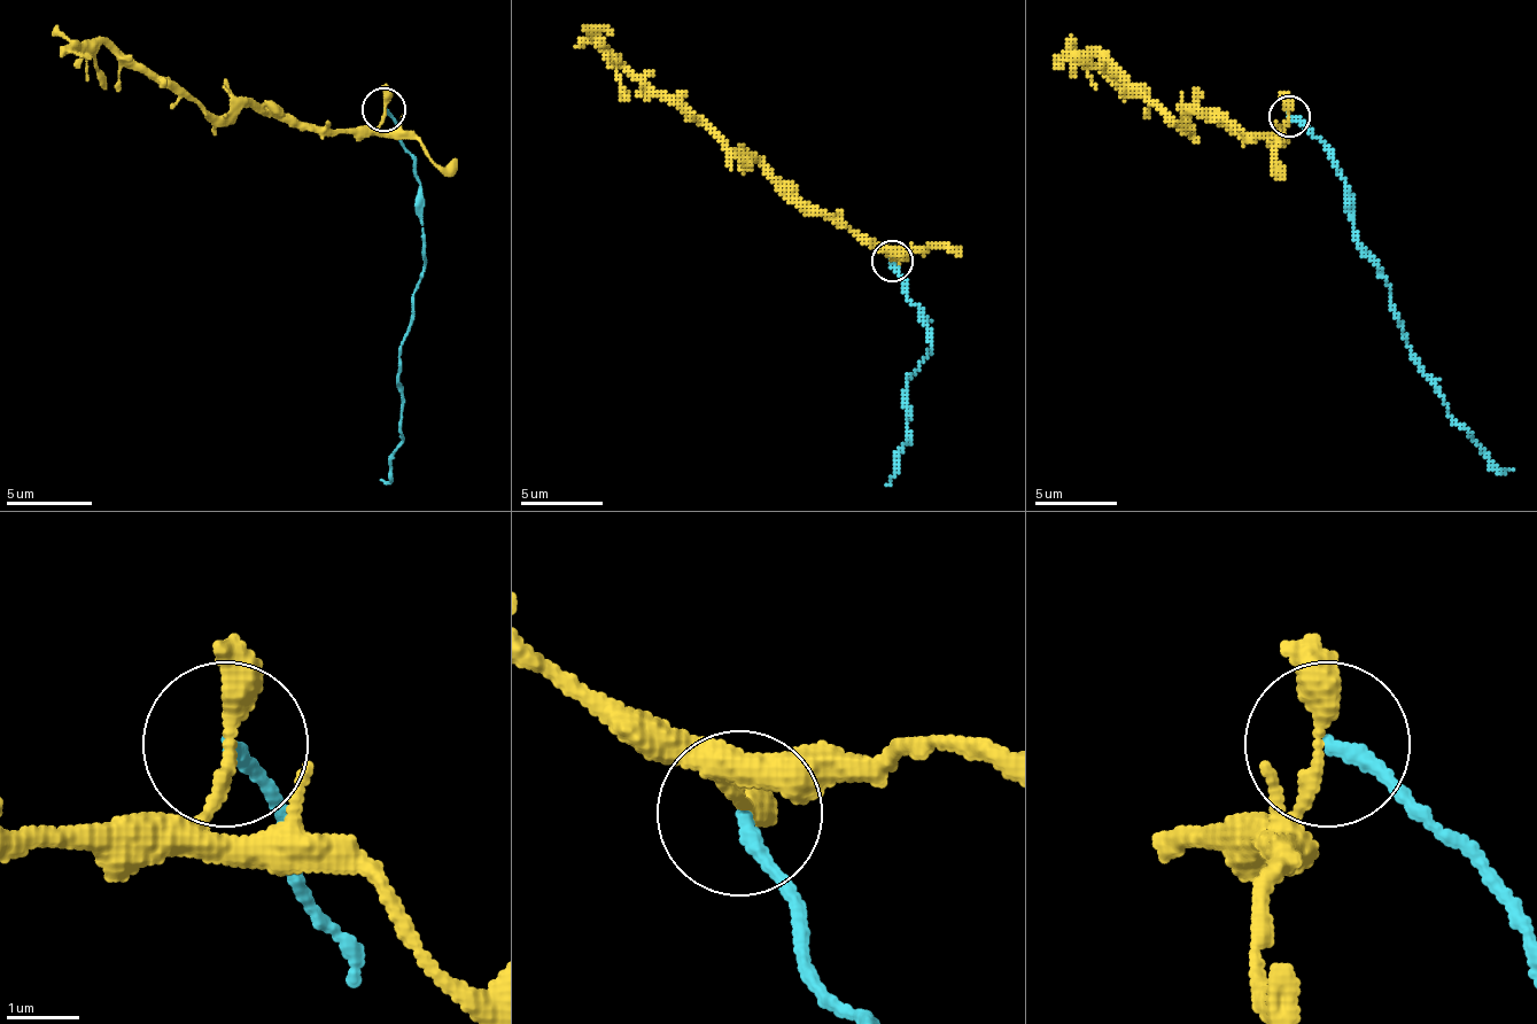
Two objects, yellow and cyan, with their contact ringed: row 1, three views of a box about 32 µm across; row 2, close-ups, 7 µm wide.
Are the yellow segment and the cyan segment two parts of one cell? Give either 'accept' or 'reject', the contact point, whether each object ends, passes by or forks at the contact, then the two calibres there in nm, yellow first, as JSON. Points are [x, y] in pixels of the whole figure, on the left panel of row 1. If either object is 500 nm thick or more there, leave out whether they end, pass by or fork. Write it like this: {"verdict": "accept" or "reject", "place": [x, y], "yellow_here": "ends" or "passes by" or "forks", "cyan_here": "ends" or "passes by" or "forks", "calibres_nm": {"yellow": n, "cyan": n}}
{"verdict": "reject", "place": [383, 109], "yellow_here": "passes by", "cyan_here": "ends", "calibres_nm": {"yellow": 240, "cyan": 190}}

